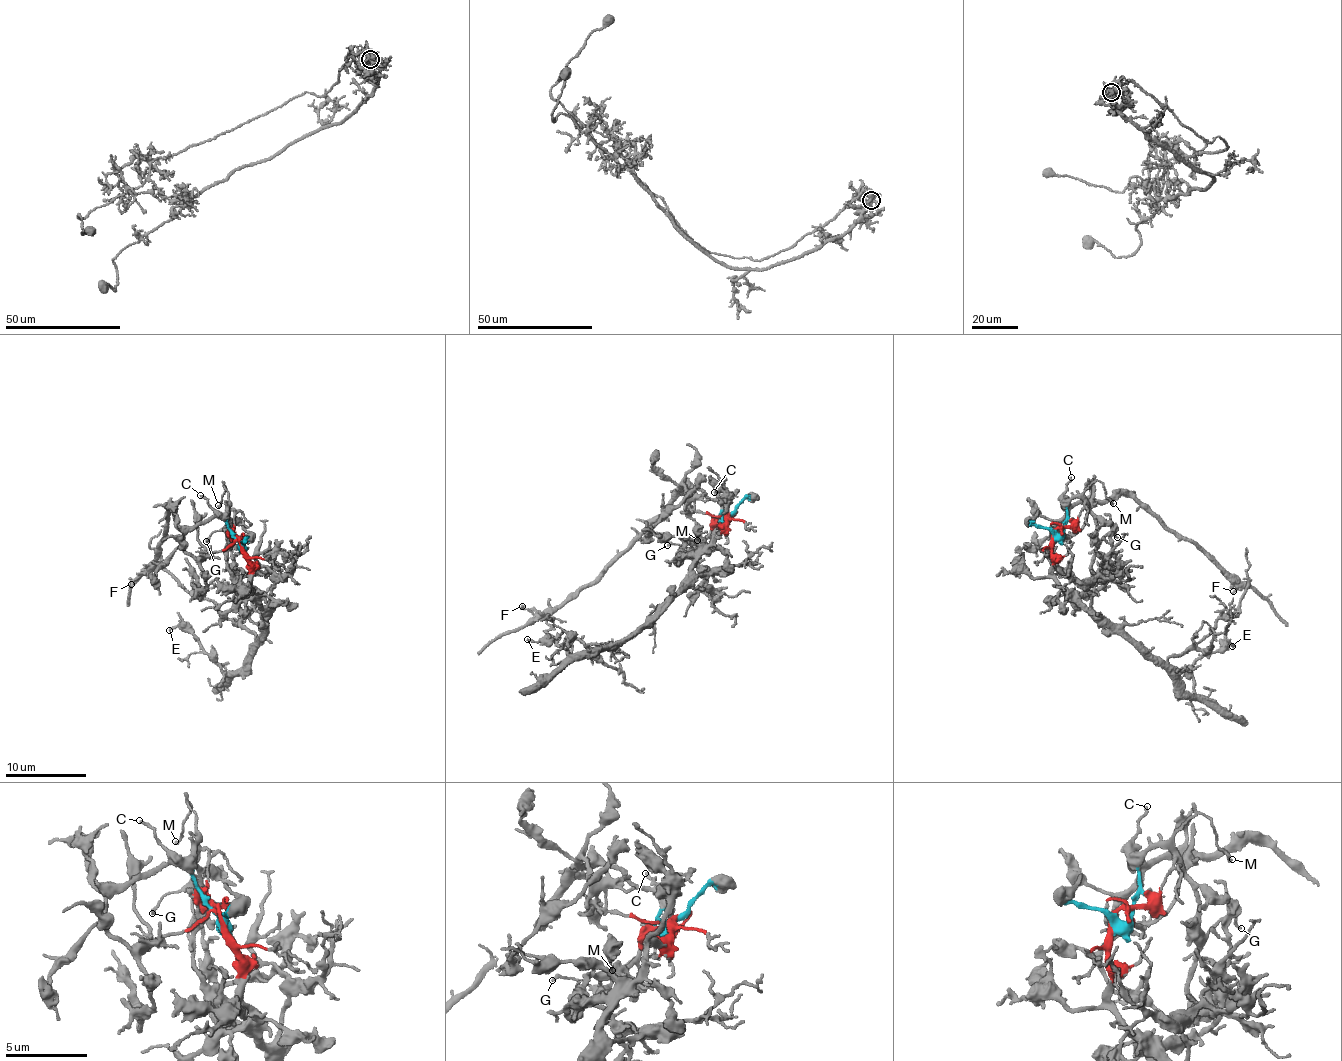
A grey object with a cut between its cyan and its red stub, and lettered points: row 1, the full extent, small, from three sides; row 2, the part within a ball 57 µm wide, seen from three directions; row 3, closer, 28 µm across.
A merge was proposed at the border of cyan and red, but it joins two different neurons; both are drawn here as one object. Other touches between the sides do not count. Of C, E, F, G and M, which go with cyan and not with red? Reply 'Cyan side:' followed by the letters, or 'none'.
Cyan side: C, F, M

